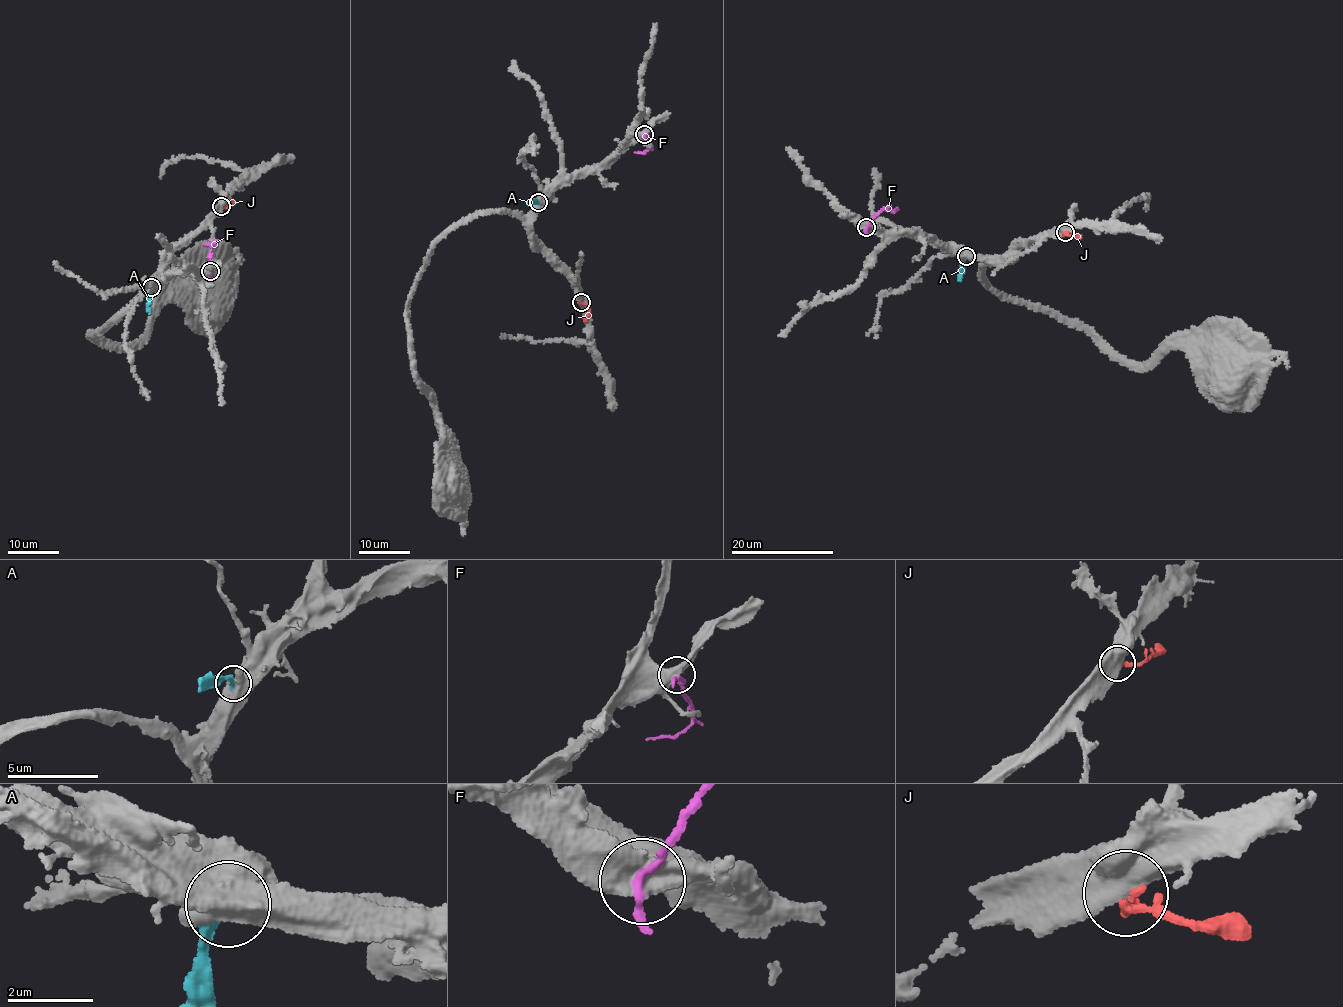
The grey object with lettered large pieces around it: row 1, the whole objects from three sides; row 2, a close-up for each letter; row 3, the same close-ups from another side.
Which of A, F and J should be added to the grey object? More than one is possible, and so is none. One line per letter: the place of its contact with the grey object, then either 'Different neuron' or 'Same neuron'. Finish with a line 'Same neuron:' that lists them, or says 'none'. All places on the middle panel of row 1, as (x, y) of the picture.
A: Touches grey at (538, 202). Same neuron
F: Touches grey at (644, 134). Different neuron
J: Touches grey at (581, 302). Different neuron
Same neuron: A

